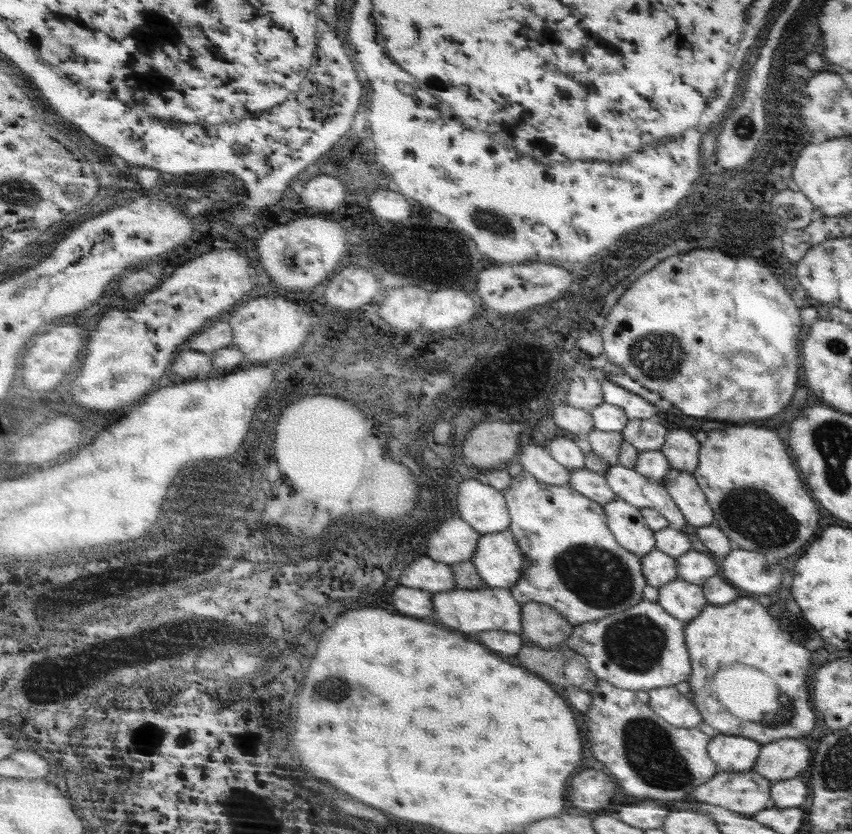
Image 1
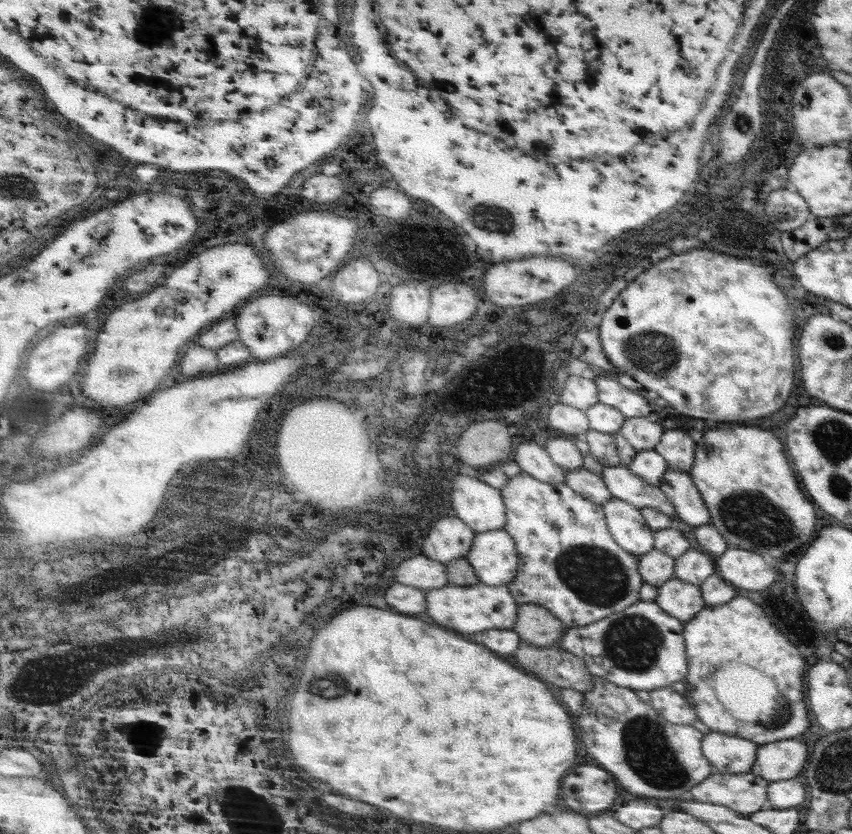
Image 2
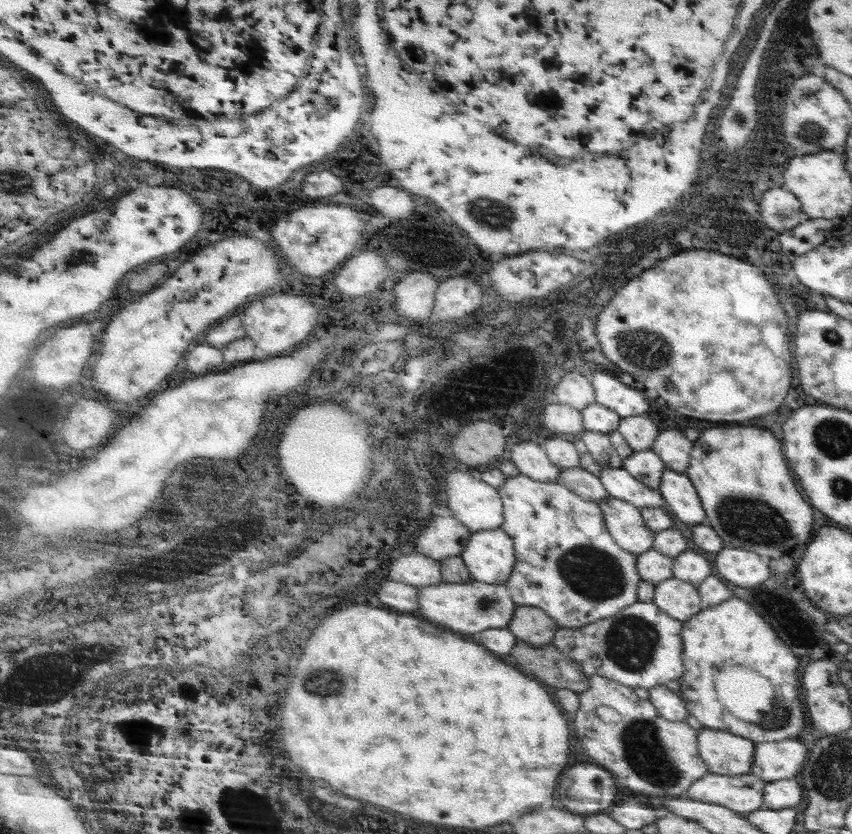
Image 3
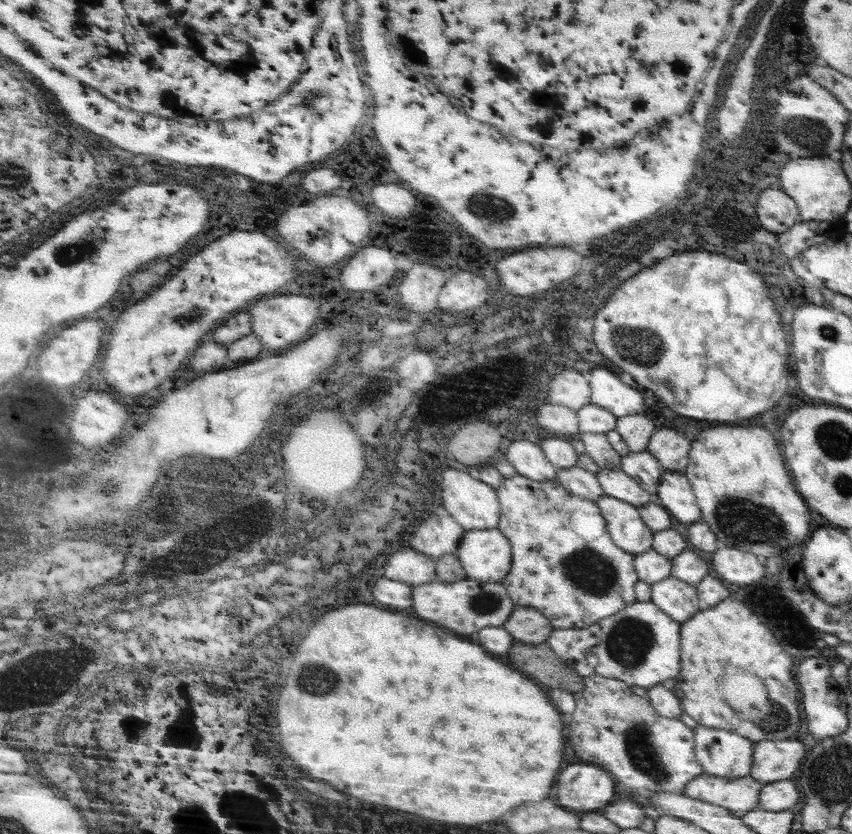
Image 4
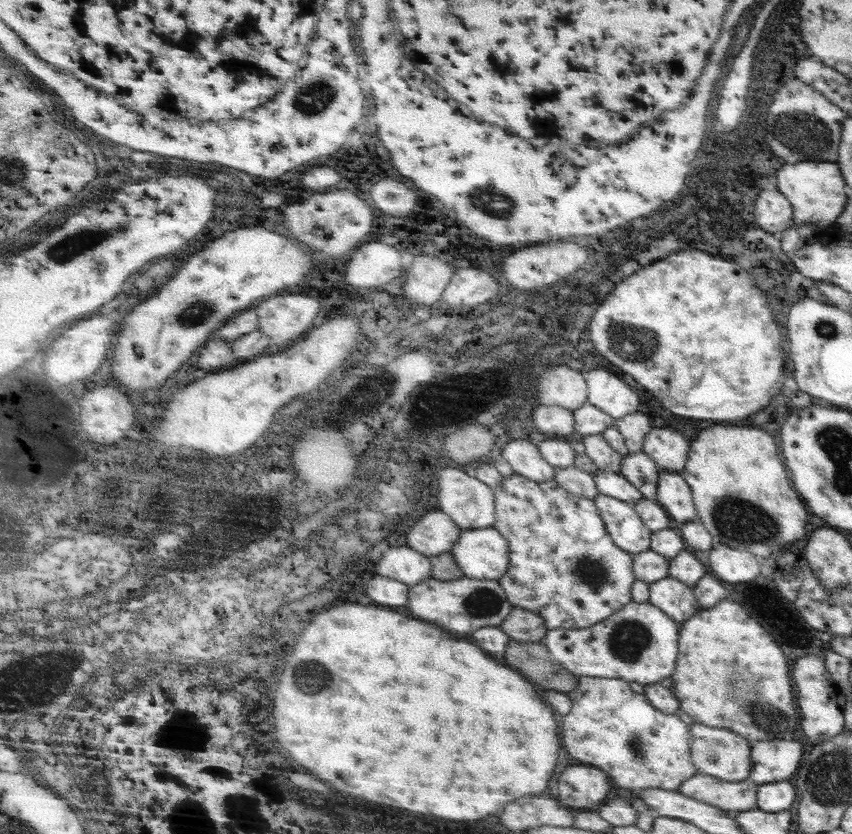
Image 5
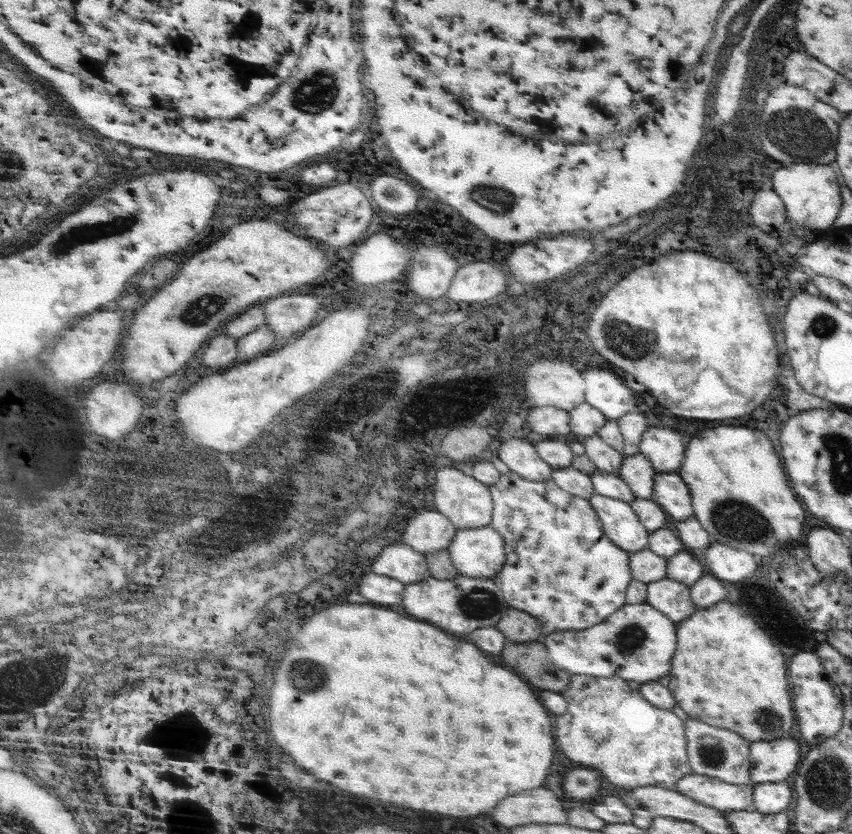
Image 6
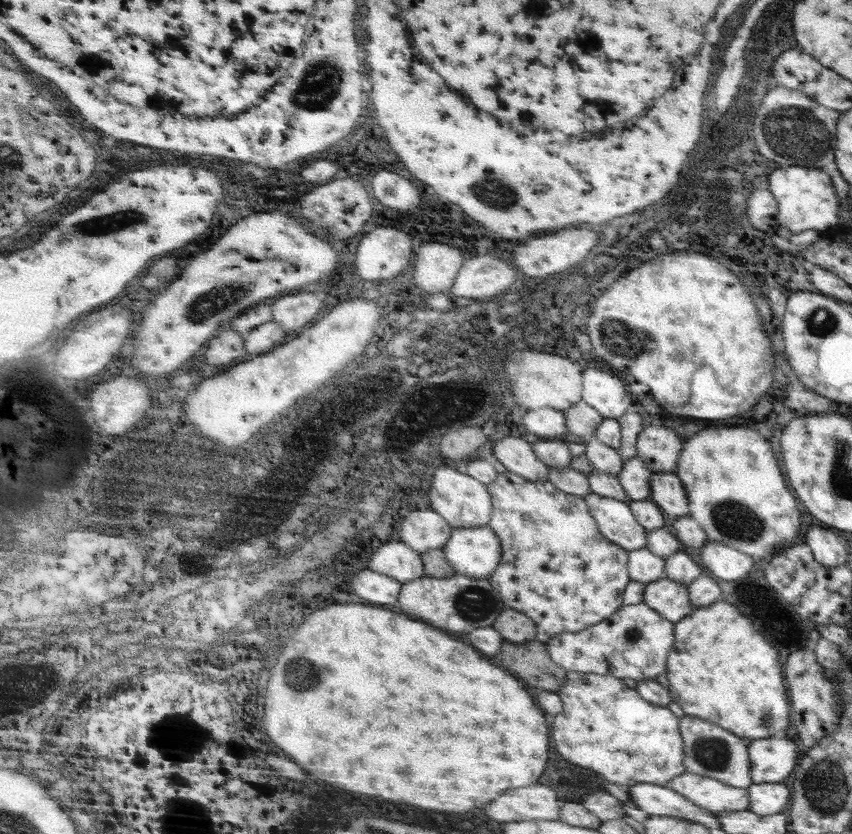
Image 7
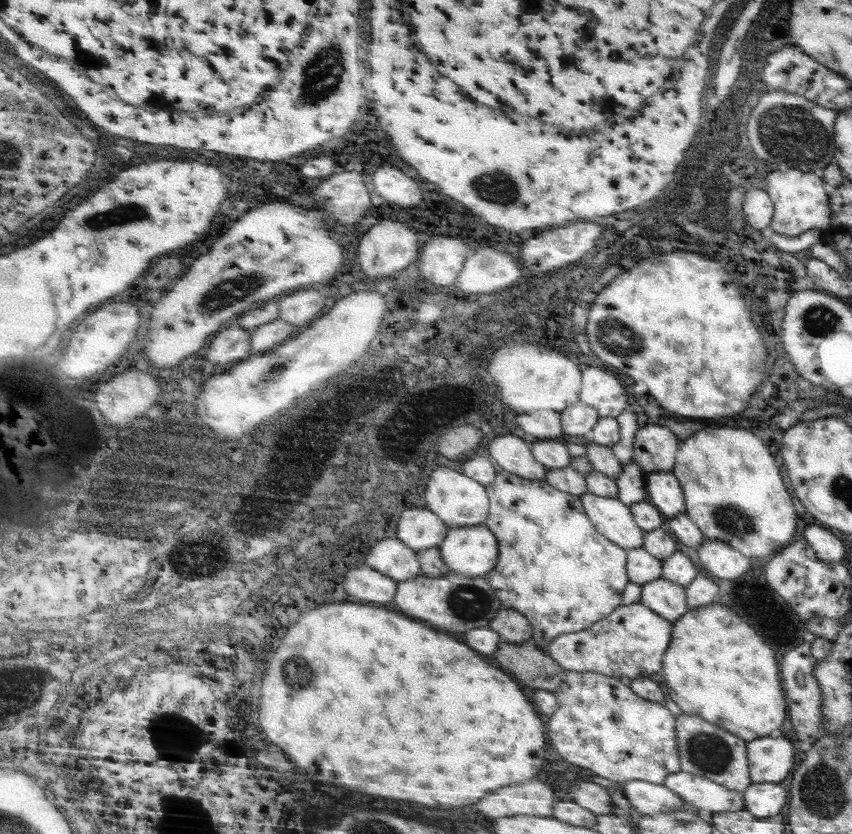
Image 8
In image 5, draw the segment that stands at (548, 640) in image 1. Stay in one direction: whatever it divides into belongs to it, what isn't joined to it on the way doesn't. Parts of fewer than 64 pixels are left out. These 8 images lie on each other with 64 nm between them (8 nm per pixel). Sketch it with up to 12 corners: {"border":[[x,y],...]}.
{"border":[[513,608],[501,628],[513,642],[541,644],[549,634],[545,618]]}

